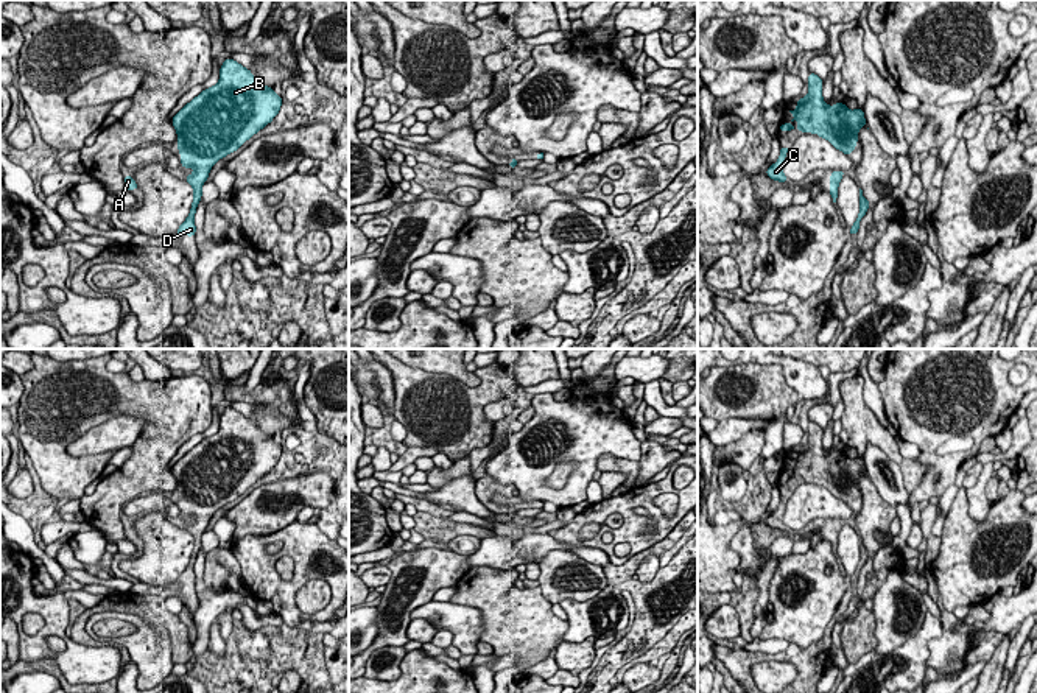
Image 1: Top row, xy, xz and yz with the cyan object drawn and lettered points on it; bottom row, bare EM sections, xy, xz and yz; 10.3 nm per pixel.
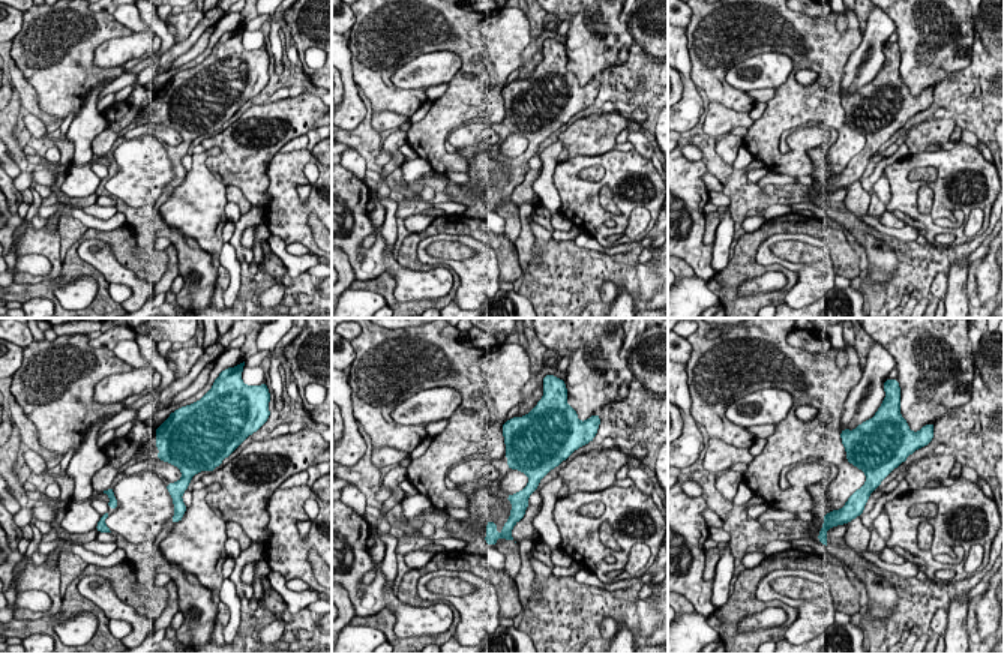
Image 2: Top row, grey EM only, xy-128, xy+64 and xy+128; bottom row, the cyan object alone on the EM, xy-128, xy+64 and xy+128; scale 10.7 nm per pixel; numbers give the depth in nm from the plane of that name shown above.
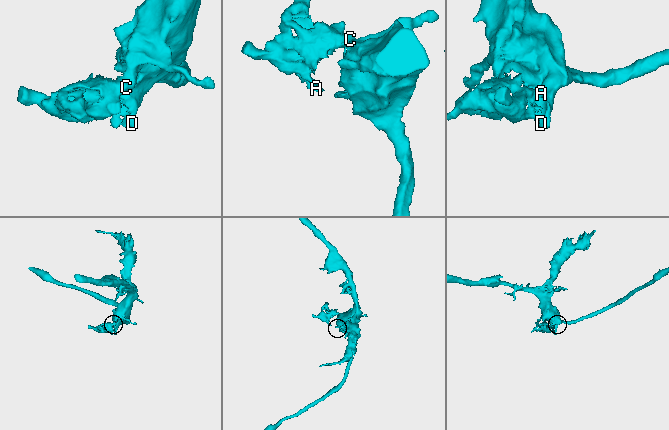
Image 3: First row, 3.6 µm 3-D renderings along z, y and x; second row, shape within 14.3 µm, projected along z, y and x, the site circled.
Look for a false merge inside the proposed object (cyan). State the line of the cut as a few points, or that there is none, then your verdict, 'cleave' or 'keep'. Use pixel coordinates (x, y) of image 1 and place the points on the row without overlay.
no cut; keep

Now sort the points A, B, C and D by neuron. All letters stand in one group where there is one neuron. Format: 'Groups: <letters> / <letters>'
Groups: A B C D

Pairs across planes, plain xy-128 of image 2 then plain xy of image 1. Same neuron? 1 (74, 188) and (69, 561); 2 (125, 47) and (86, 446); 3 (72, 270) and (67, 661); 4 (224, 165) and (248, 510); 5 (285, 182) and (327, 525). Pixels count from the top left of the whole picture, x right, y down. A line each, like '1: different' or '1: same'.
1: different
2: same
3: different
4: same
5: different

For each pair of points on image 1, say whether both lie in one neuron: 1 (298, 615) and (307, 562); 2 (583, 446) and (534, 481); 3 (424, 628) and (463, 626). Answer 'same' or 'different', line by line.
1: same
2: same
3: different

